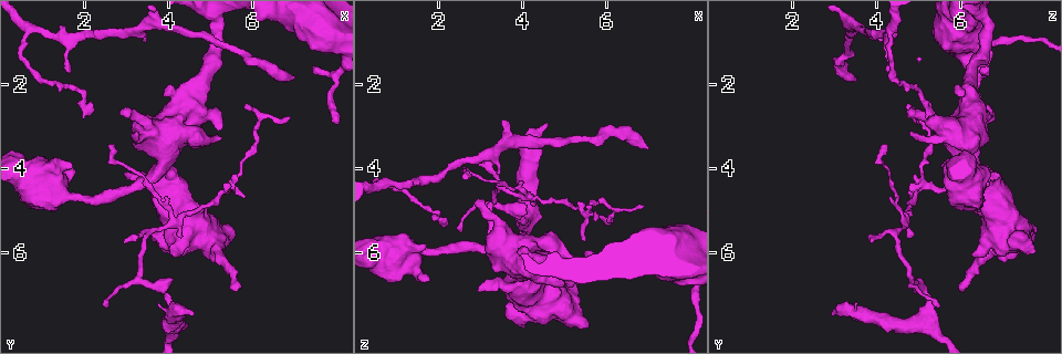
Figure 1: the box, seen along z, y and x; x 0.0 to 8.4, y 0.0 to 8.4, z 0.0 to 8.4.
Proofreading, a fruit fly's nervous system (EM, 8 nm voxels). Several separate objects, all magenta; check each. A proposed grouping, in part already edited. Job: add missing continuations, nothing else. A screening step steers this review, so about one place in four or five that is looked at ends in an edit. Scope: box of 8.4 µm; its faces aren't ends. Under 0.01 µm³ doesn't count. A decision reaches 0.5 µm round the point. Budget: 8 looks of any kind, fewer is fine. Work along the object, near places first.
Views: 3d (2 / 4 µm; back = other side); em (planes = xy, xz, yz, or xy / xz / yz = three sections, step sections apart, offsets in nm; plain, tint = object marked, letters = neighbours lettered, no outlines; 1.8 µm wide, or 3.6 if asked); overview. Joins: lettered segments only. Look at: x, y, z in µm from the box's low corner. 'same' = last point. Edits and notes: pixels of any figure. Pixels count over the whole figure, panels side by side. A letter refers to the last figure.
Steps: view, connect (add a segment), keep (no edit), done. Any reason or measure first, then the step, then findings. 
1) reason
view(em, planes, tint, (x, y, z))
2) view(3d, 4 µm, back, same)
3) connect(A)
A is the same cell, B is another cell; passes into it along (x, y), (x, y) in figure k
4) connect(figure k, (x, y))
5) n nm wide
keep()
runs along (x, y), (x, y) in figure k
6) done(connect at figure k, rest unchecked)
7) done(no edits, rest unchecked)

thick end
view(em, planes, letters, (4.55, 7.50, 2.95))

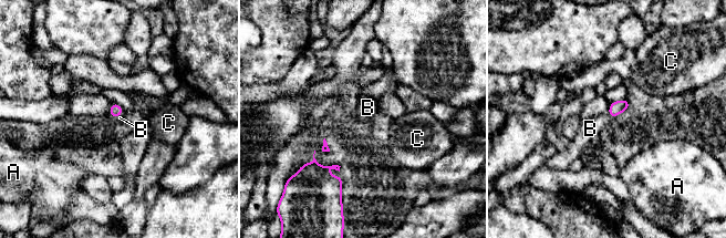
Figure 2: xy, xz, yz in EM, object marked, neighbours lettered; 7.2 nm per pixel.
connect(B)
B is the same cell, A and C are other cells; passes into it along (616, 107), (610, 115), (590, 128) in figure 2; the neuron continues

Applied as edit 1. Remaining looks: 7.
view(overview)

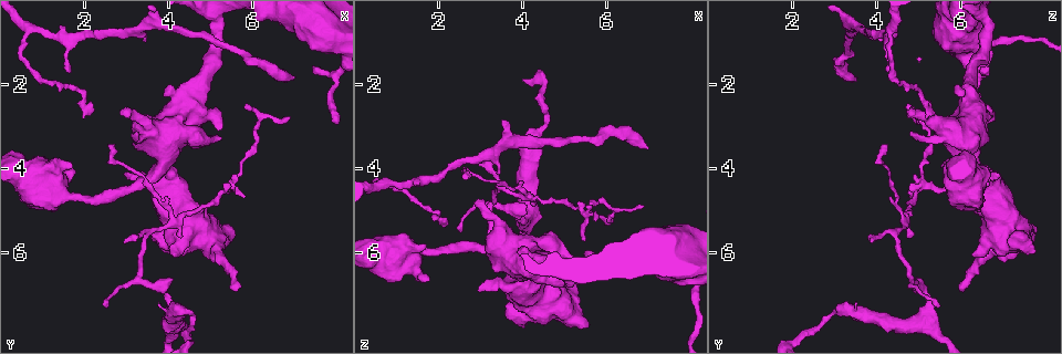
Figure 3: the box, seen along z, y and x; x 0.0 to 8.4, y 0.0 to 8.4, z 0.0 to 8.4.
view(3d, 4 µm, back, (2.95, 5.70, 3.80))

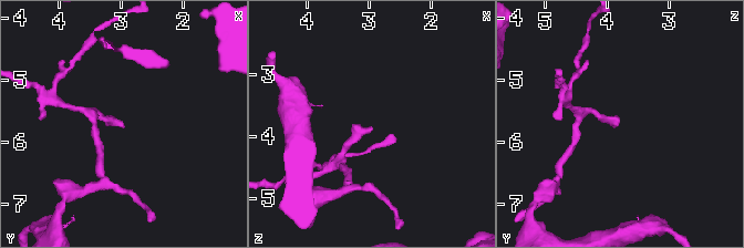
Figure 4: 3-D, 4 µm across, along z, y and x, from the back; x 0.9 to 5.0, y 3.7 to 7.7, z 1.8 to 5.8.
view(em, 3.6 µm, xy, step 4, letters, (3.00, 5.75, 3.90))

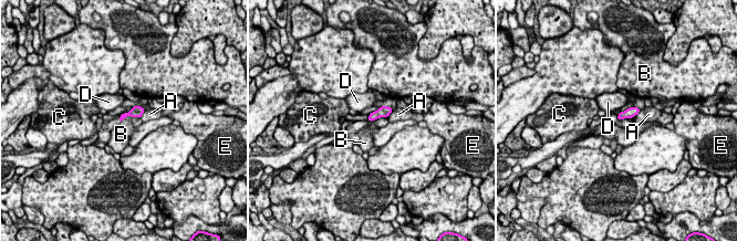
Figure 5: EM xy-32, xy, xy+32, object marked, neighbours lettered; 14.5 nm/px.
90 nm wide
keep()
A, B, C, D and E are other cells; none of them fits

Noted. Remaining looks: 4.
free end
view(em, planes, letters, (5.55, 4.55, 5.70))

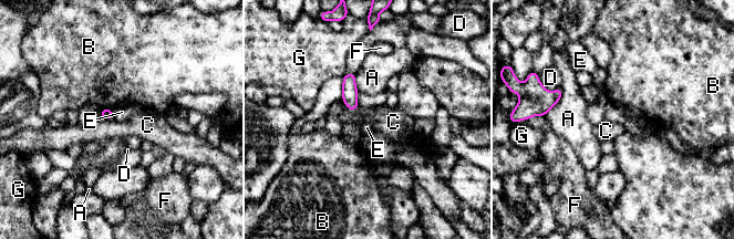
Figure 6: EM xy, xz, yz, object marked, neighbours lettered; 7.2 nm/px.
70 nm wide
keep()
A, B, C, D, E, F and G are other cells; none of them fits

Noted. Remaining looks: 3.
done(connect at figure 2, rest unchecked)

